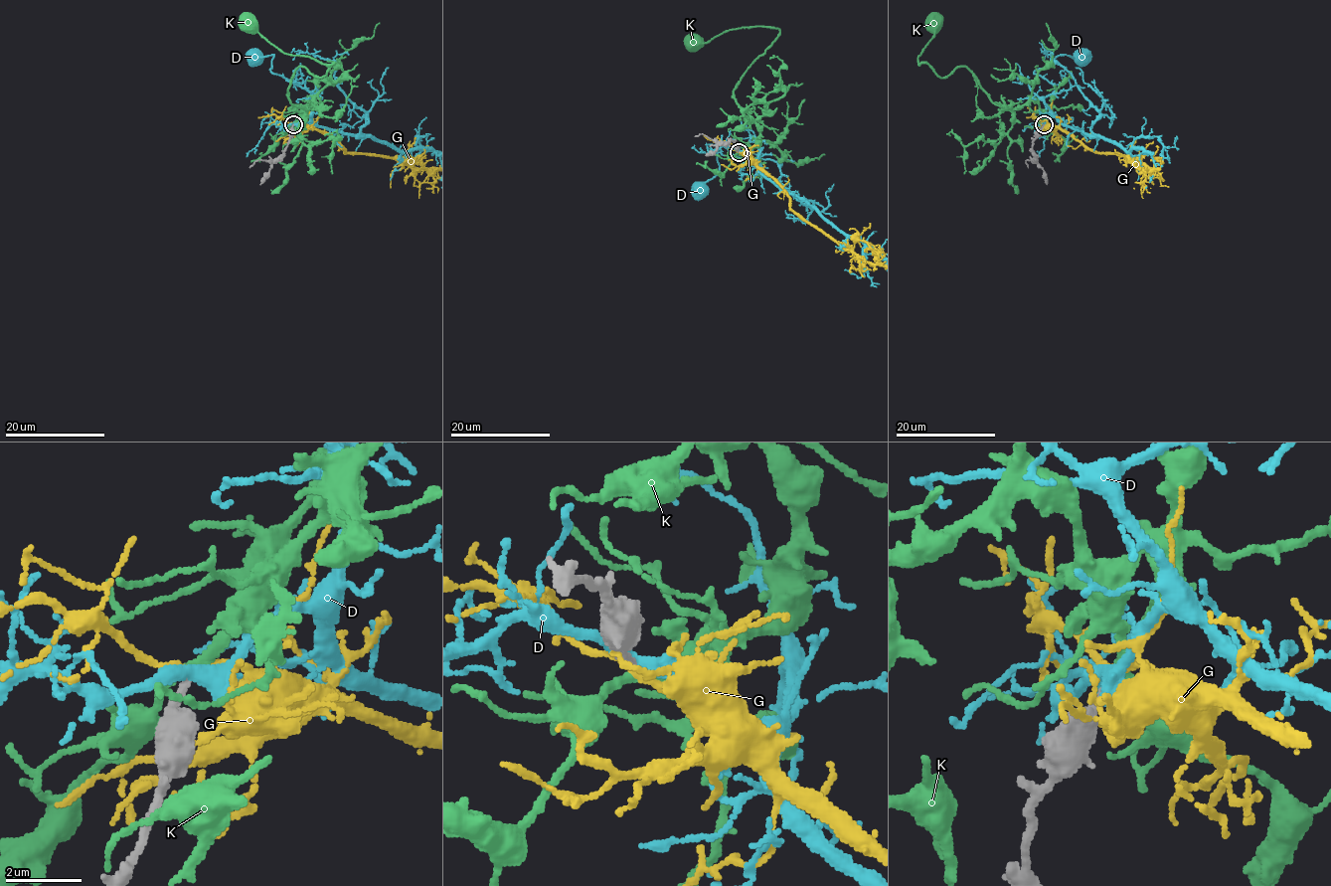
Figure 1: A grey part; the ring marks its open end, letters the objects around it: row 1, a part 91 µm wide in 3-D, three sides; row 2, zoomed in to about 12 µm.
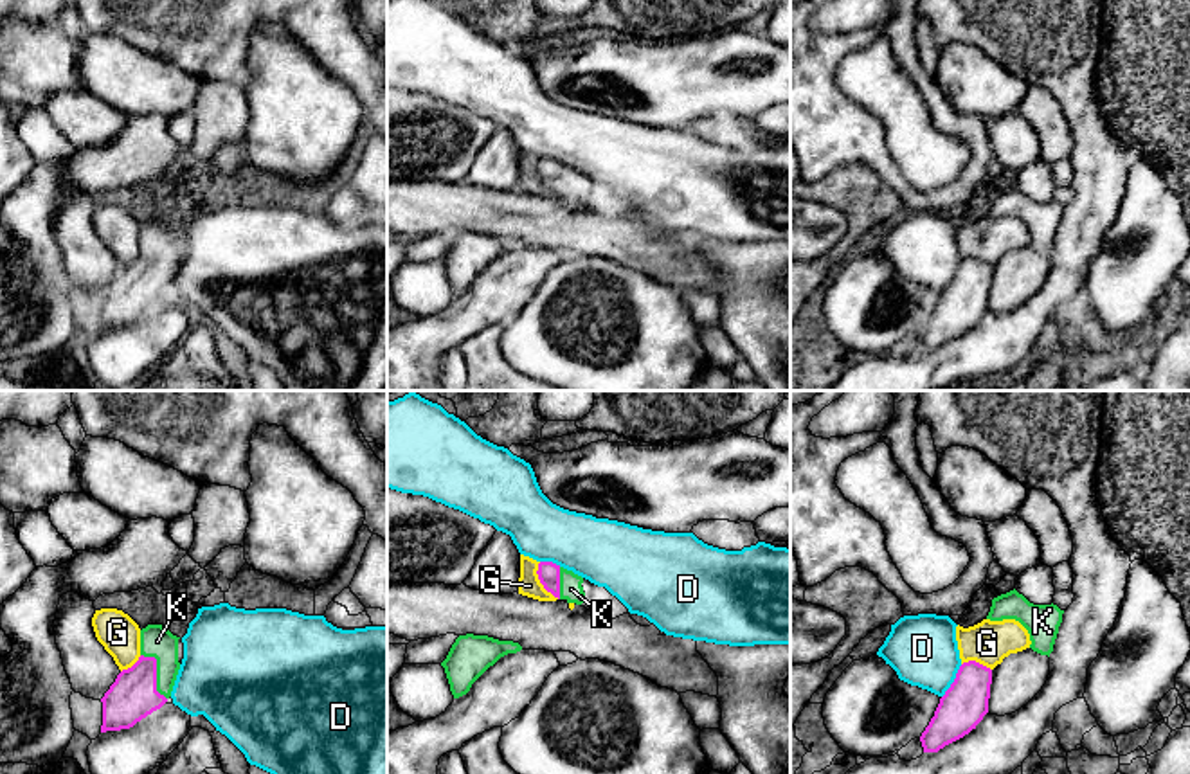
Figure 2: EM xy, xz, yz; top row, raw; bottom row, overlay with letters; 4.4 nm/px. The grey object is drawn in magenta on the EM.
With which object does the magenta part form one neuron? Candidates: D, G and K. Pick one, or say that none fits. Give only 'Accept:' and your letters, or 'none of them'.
Accept: K

